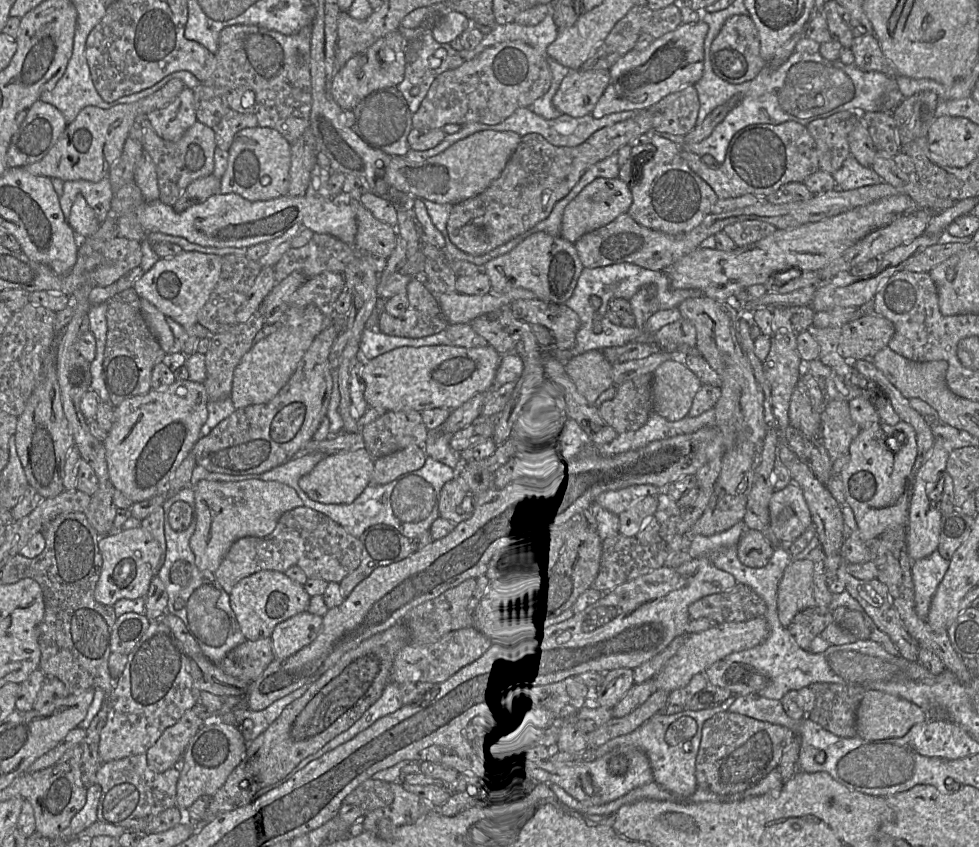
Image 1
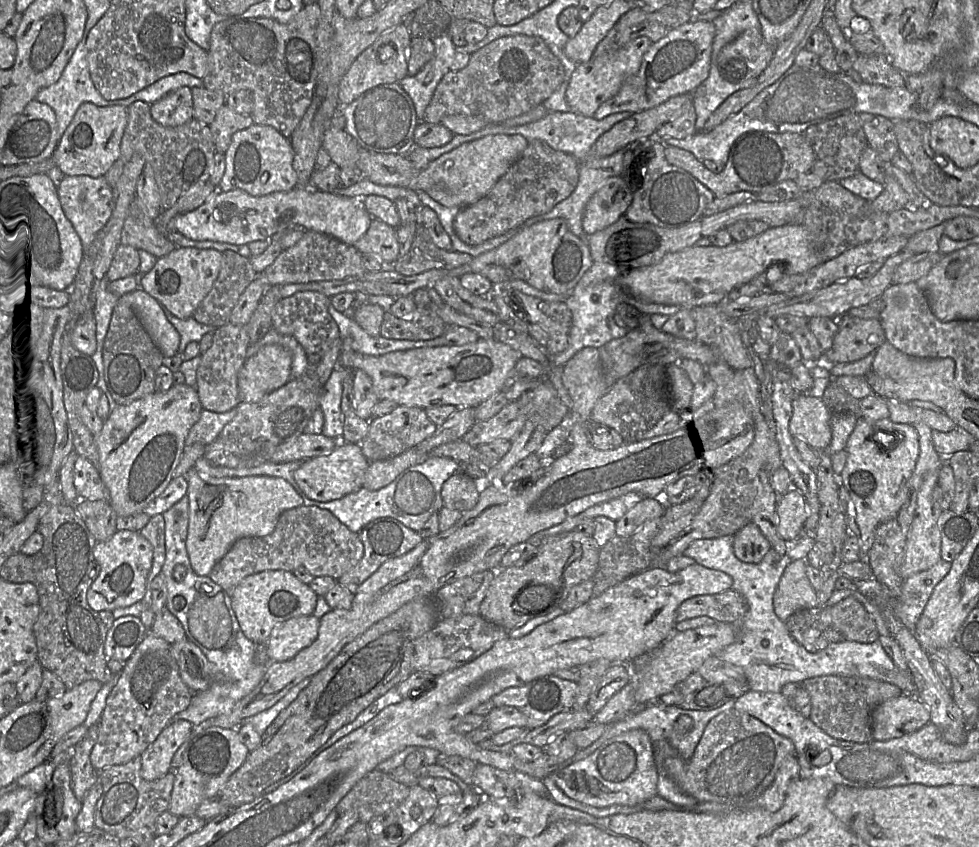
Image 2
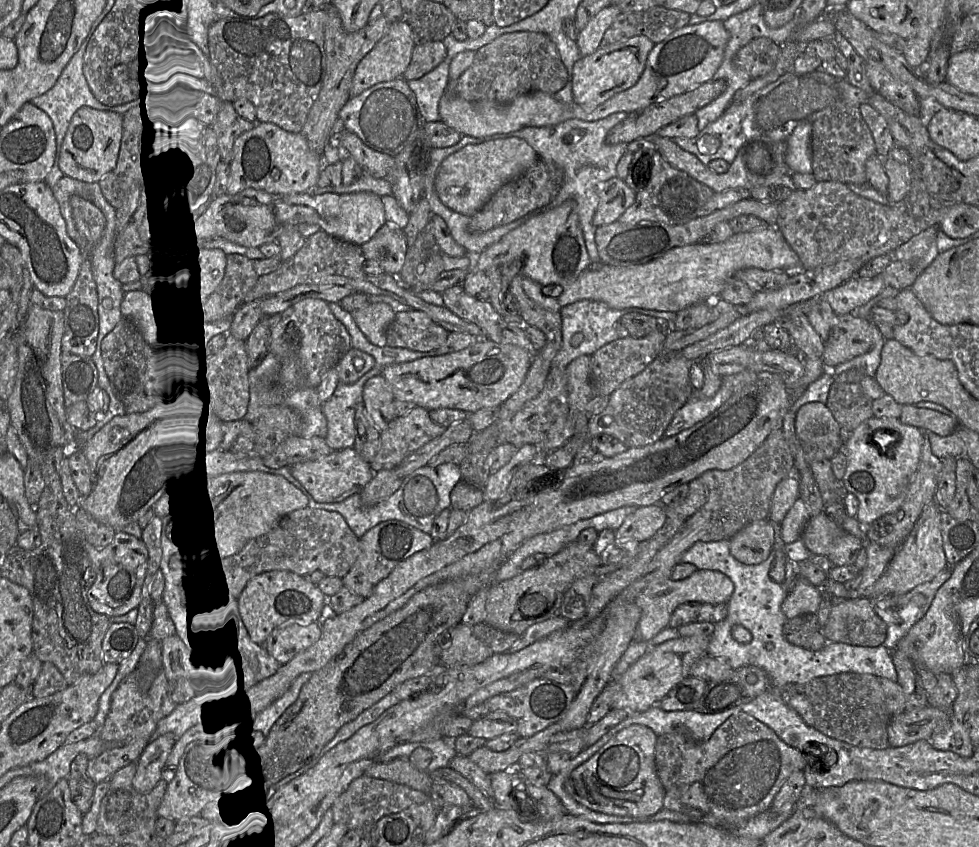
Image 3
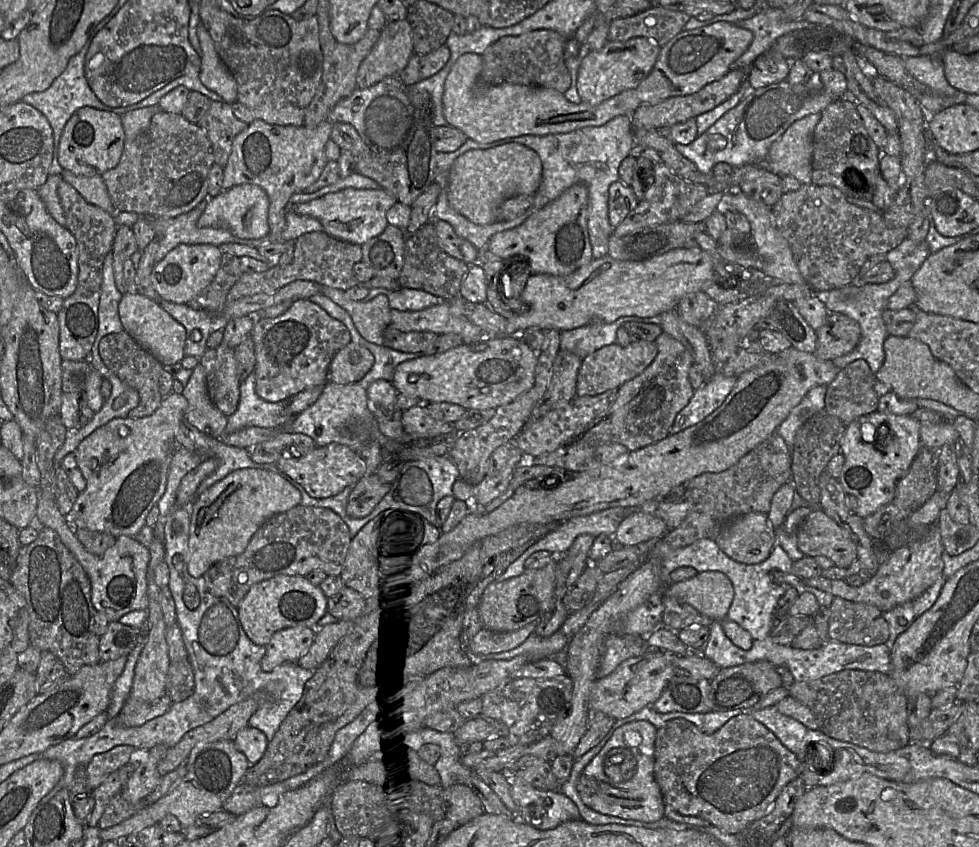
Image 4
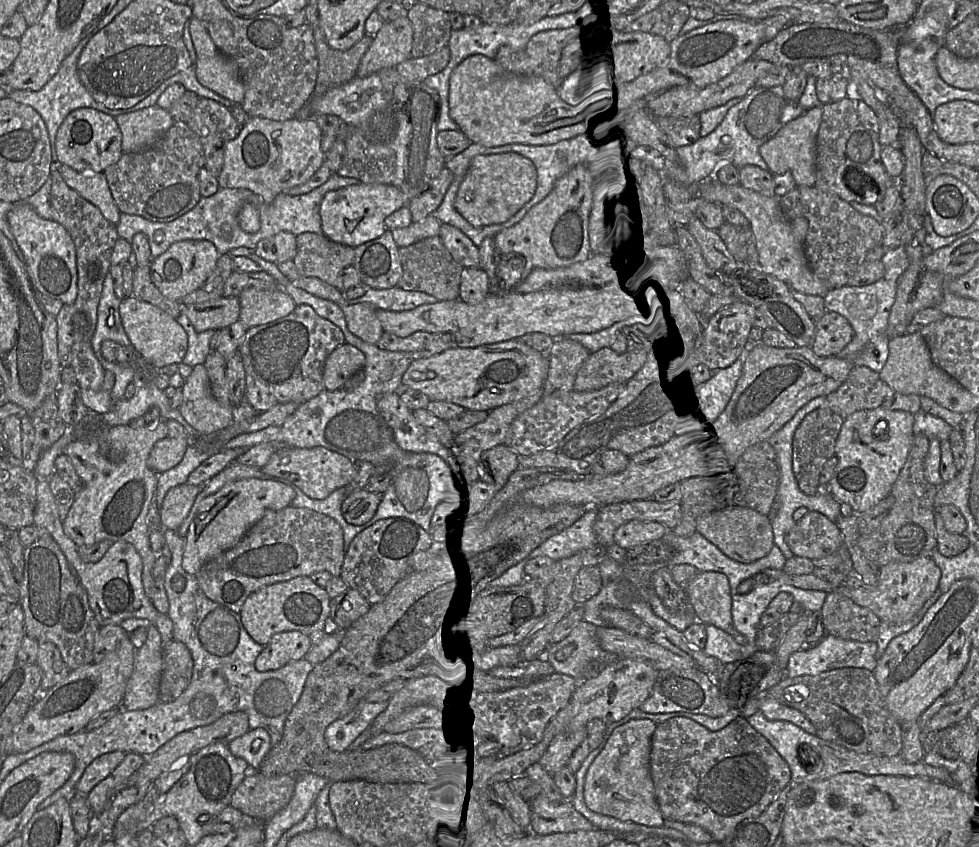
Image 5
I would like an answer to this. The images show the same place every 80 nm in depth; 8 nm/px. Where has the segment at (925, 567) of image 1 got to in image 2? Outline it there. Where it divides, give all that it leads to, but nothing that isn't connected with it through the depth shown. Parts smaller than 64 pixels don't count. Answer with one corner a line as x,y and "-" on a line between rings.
941,559
931,568
904,580
900,595
892,599
895,616
913,631
936,585
948,574
951,563

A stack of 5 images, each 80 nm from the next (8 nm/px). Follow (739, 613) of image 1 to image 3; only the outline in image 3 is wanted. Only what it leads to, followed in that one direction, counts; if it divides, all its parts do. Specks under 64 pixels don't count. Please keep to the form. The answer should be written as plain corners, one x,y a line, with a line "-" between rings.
684,603
673,611
668,628
677,630
683,625
694,622
710,622
716,624
726,618
727,614
728,603

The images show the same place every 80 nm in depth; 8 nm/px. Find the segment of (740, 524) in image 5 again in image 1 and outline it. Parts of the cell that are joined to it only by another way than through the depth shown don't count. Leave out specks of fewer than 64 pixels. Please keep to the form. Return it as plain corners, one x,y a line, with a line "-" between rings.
746,529
738,542
737,555
745,566
761,568
769,562
774,548
761,531

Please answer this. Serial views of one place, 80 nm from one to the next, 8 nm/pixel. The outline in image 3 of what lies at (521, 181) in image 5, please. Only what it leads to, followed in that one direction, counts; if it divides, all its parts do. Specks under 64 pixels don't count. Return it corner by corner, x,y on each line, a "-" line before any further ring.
518,137
468,144
443,160
435,176
435,191
445,206
472,217
504,184
522,176
539,159
536,151

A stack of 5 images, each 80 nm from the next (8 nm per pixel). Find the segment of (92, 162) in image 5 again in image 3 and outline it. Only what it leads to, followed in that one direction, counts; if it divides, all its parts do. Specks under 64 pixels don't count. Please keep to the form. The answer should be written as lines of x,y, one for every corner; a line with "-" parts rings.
89,106
79,108
72,117
64,137
59,167
74,179
99,182
117,164
123,137
123,114
111,110
99,110

